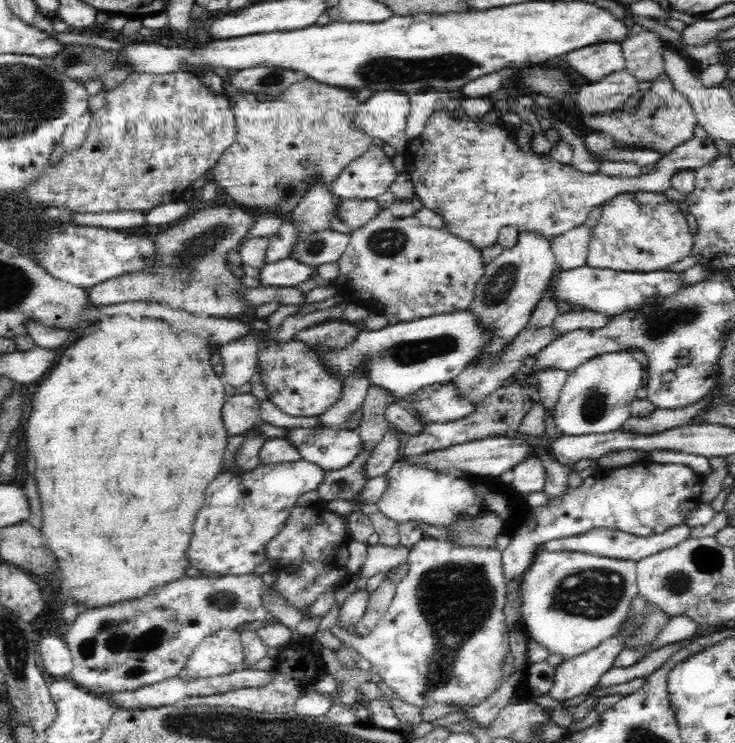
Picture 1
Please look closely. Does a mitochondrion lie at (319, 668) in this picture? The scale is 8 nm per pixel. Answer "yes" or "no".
no

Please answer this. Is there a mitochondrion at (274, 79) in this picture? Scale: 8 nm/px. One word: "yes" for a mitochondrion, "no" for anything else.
yes

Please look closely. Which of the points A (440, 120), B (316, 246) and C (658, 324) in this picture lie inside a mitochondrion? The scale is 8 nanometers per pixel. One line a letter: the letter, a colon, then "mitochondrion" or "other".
A: other
B: mitochondrion
C: mitochondrion

